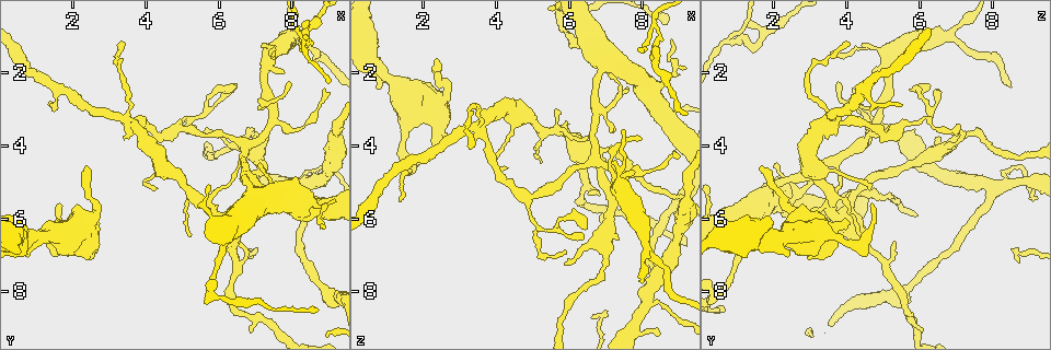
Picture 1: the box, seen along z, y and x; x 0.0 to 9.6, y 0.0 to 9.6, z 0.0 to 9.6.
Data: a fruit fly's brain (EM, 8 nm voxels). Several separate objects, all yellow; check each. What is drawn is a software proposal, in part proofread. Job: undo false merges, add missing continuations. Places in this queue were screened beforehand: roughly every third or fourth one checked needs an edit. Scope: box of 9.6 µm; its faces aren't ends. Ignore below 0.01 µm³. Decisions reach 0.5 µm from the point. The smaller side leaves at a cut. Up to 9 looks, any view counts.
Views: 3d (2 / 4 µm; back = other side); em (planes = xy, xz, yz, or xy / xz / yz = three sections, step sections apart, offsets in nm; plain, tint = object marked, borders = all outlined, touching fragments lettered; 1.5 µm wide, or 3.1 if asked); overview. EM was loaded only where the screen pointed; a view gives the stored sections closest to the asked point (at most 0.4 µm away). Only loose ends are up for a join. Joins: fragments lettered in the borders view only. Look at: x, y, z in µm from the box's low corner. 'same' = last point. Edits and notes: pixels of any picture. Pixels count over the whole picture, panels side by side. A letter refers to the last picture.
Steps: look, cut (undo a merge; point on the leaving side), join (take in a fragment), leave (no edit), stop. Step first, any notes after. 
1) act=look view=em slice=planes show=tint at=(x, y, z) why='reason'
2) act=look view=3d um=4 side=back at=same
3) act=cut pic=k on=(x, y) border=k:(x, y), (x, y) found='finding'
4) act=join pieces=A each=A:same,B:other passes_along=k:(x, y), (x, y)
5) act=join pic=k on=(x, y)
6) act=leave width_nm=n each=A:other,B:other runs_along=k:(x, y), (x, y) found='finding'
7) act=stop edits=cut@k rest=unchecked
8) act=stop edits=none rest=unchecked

act=look view=em slice=planes show=tint at=(3.40, 3.20, 3.50) why='three arms meet'

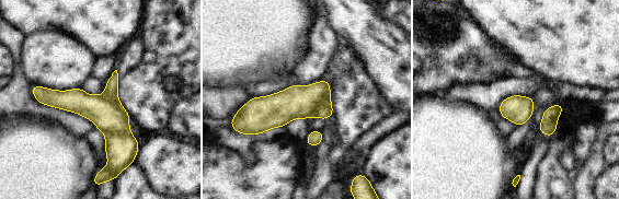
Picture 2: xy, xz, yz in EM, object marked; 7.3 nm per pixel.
act=look view=em slice=planes show=borders at=same why='what lies round it'

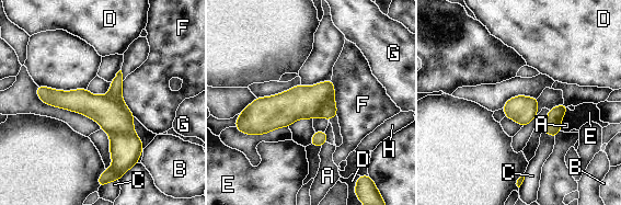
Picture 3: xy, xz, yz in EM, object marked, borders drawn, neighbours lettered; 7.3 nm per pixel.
act=cut pic=3 on=(114, 117) each=A:other,B:other,C:other,D:other,E:other,F:other,G:other,H:other border=3:(133, 133), (111, 135) found='a second cell is stuck on'

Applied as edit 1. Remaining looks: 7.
act=look view=3d um=2 at=(1.60, 5.55, 4.70)

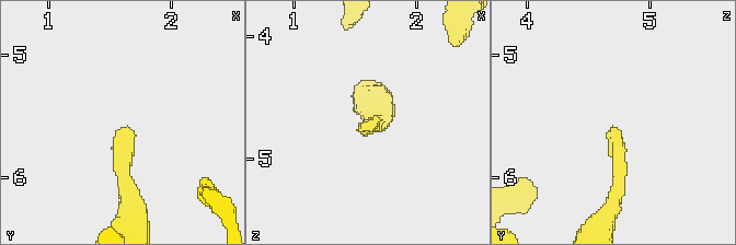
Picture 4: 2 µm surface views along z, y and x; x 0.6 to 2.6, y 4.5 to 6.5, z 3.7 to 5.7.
act=look view=em slice=yz step=8 show=plain at=(1.66, 5.60, 4.66)

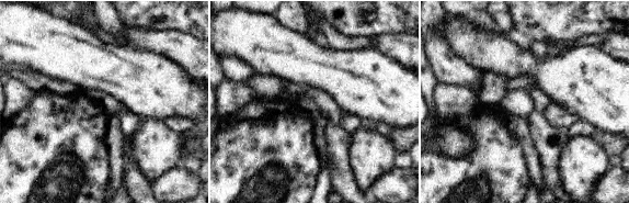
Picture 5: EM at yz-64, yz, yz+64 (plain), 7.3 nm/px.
act=look view=em slice=yz step=8 show=borders at=same

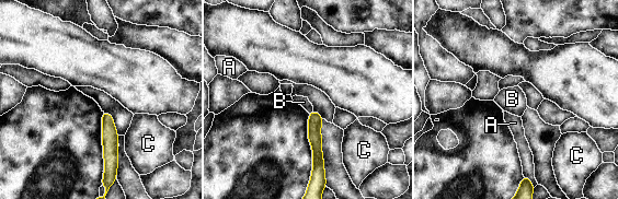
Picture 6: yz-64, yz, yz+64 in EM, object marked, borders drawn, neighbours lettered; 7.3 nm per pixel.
act=leave longest_contact=A:130nm each=A:other,B:other,C:other found='none of them fits'

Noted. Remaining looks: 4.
act=look view=em slice=yz step=8 show=borders at=(8.55, 1.10, 0.85) why='a fork'

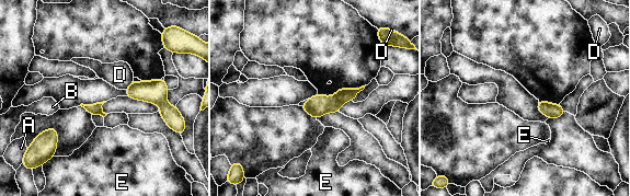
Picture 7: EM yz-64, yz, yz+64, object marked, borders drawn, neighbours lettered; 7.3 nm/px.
act=cut pic=7 on=(343, 95) each=A:other,B:other,D:other,E:other found='two cells meet here'

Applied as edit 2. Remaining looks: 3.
act=look view=overview

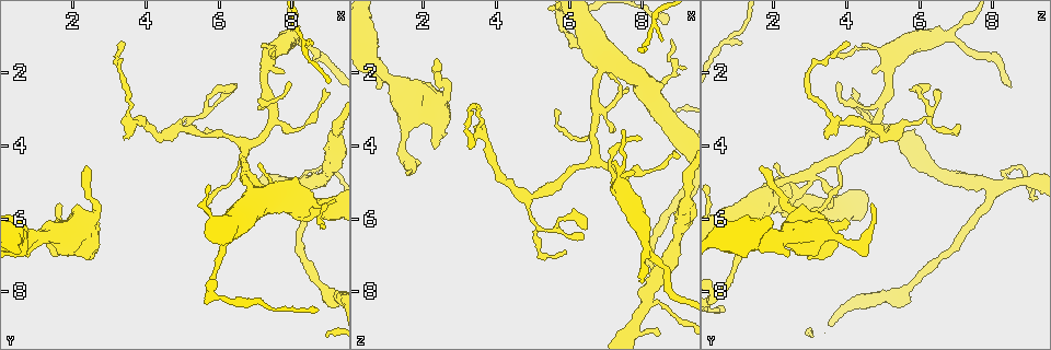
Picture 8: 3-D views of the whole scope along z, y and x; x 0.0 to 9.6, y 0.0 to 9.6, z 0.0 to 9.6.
act=look view=3d um=2 at=(8.85, 6.20, 1.10)

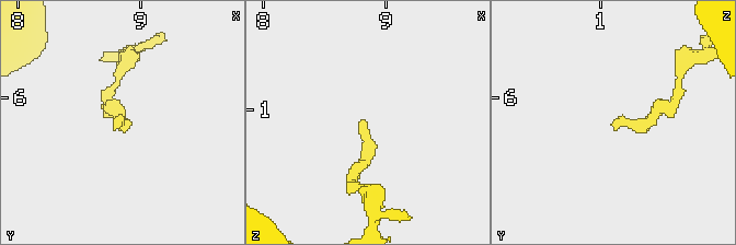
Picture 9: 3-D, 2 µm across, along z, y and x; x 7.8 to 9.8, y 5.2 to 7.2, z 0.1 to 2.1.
act=look view=em slice=xz step=8 show=borders at=(8.82, 6.24, 1.12)

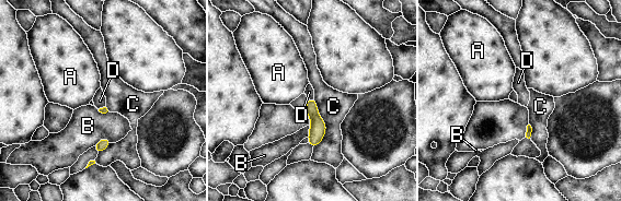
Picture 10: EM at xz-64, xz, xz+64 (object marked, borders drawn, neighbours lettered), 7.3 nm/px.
act=leave each=A:other,B:other,C:other,D:other runs_along=10:(310, 101), (315, 119), (313, 143) found='no lettered fragment goes on from it'

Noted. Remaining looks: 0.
act=stop edits=cut@3,cut@7 rest=unchecked

